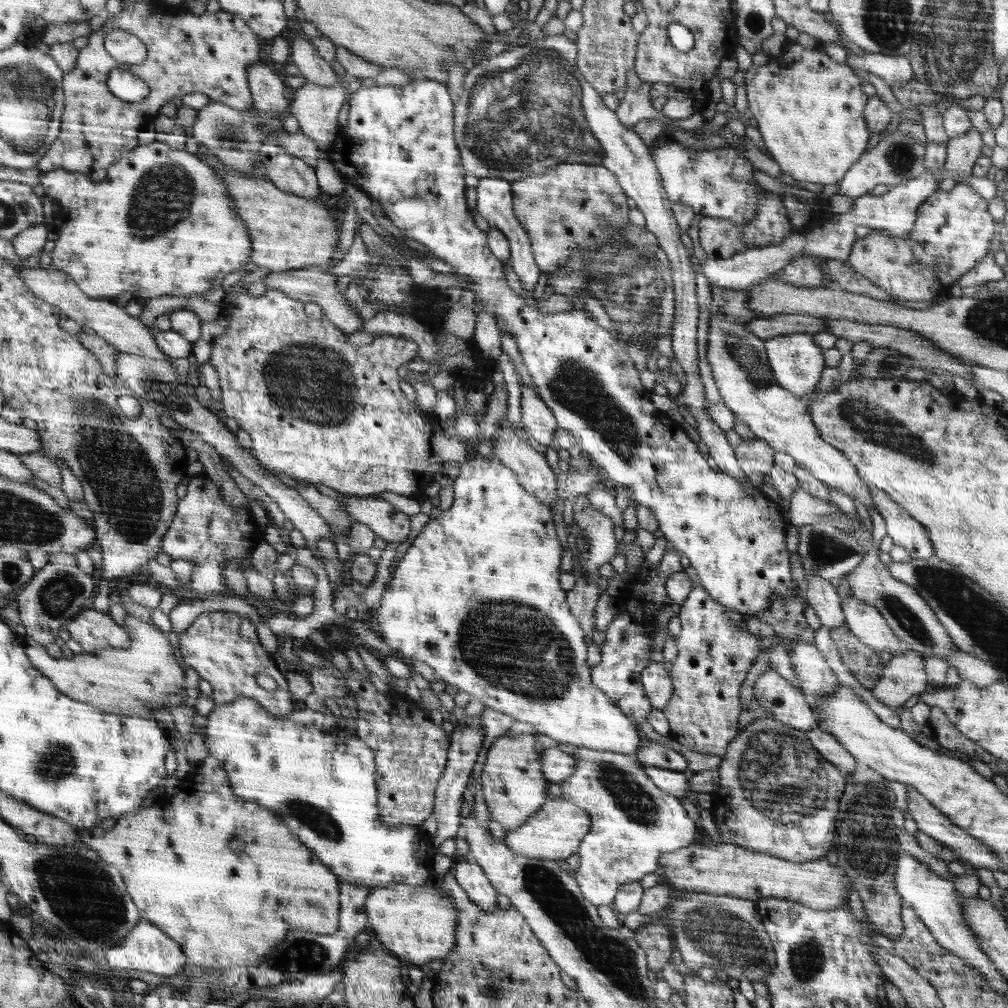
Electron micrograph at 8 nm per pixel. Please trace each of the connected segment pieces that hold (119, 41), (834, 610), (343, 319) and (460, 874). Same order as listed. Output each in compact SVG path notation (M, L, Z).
M116 28L106 36L106 50L117 62L142 64L149 57L149 48L135 34Z
M814 573L805 576L807 603L810 608L814 608L815 613L821 620L821 624L829 629L839 627L845 622L845 616L842 610L841 598L837 595L836 588L828 580L822 580L822 577Z
M311 266L304 269L296 269L286 273L270 272L264 279L263 283L268 289L281 290L284 294L290 295L291 298L299 299L302 303L319 304L322 313L326 319L330 319L336 327L341 328L346 333L355 333L363 330L365 322L360 314L352 310L350 302L344 298L344 294L337 291L337 277L328 271L324 271L320 266Z
M460 862L452 870L459 883L473 903L490 912L498 908L498 891L492 886L483 869L473 862Z

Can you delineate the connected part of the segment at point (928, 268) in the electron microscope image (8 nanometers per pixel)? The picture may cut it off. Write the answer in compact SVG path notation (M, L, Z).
M965 182L957 183L953 192L932 193L928 201L918 207L913 229L907 235L896 236L884 230L856 238L846 261L864 278L892 294L894 298L928 301L935 295L948 291L963 274L972 270L986 256L995 233L994 219L988 212L988 203L988 200L974 192L974 187Z

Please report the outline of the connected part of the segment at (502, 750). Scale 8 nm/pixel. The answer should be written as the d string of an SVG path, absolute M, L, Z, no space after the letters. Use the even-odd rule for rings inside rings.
M531 734L516 736L502 735L486 752L486 761L482 768L482 792L490 818L497 822L504 831L514 831L522 827L527 819L540 811L548 797L548 782L541 769L540 757L543 747Z

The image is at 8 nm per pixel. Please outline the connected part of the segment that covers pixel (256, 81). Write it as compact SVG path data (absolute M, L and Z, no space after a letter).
M268 63L252 65L248 70L248 81L256 110L282 113L293 101L284 97L287 85L283 78L270 69Z

